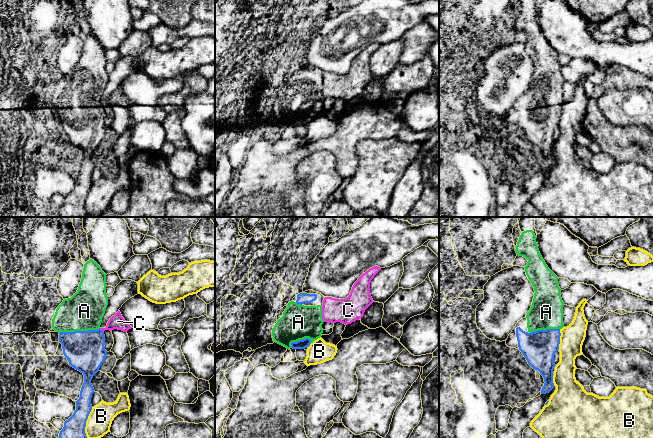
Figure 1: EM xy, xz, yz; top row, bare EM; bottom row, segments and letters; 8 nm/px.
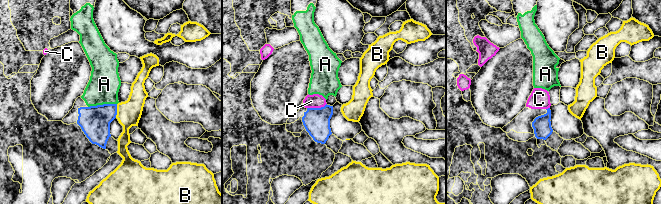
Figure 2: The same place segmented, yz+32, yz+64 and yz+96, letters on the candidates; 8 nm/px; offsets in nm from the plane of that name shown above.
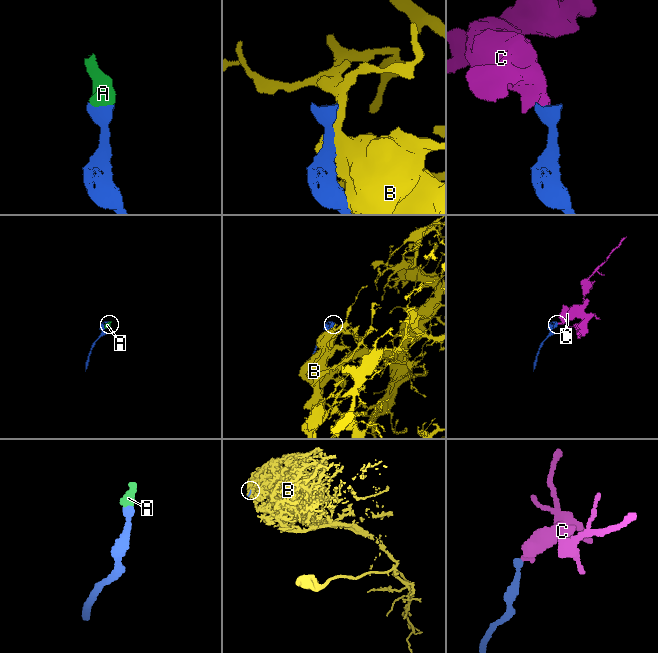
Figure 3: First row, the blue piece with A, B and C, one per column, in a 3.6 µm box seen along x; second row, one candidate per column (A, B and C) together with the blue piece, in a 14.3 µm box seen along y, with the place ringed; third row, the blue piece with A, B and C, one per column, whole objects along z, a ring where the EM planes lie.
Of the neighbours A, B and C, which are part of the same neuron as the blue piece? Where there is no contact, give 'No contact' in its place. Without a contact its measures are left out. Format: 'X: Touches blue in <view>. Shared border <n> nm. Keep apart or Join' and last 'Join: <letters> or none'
A: Touches blue in xy. Shared border 340 nm. Join
B: Touches blue in xy. Shared border 260 nm. Keep apart
C: Touches blue in xy. Shared border 50 nm. Keep apart
Join: A

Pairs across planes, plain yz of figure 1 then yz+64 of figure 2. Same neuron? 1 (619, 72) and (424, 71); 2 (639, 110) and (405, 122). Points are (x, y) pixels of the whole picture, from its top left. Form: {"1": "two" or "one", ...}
{"1": "one", "2": "two"}

